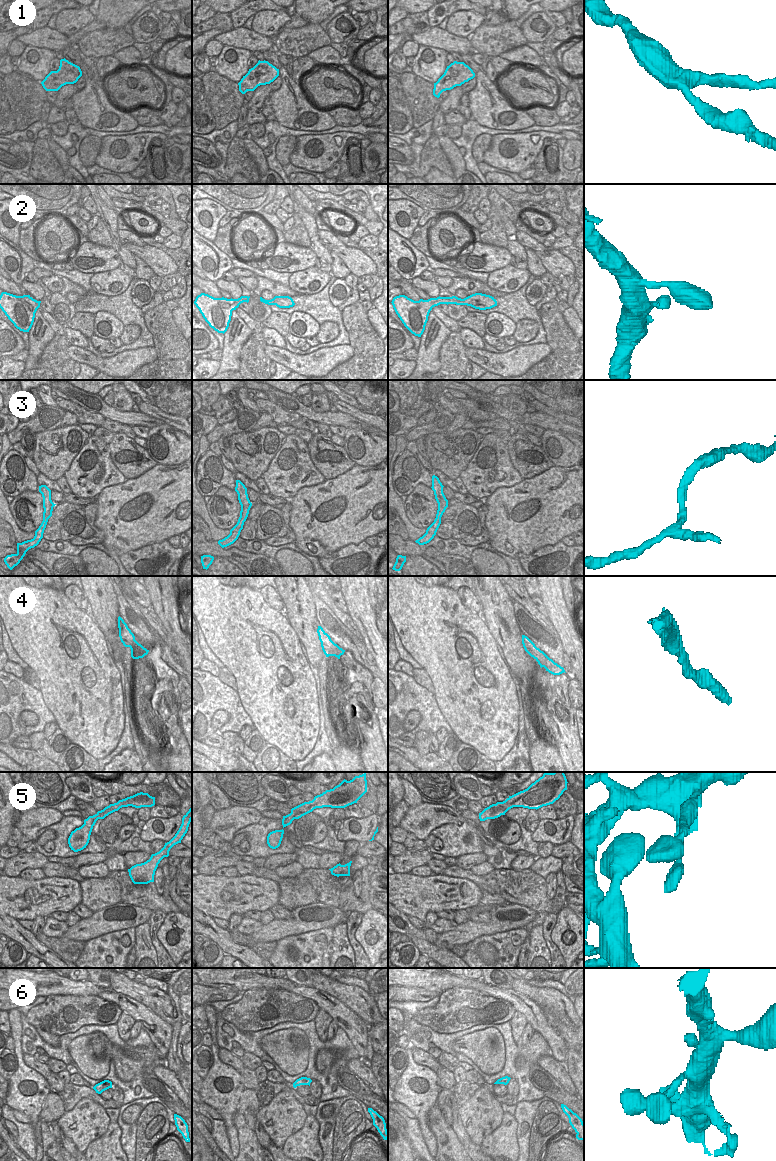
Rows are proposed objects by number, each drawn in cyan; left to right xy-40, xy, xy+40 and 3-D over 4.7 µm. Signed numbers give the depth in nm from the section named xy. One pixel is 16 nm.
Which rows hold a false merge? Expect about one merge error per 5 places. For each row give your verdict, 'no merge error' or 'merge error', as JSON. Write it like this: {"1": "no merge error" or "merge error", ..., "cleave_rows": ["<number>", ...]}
{"1": "no merge error", "2": "no merge error", "3": "no merge error", "4": "no merge error", "5": "no merge error", "6": "no merge error", "cleave_rows": []}

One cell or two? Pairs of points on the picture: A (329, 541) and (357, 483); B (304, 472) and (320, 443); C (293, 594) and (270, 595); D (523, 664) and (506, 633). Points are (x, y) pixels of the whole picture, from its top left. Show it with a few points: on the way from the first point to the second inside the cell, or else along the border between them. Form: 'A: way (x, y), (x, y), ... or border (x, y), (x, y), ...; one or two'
A: way (329, 527), (354, 502), (354, 497); one
B: border (307, 443), (309, 457), (325, 479); two
C: border (276, 590), (284, 605), (283, 611); two
D: way (515, 656), (510, 641); one

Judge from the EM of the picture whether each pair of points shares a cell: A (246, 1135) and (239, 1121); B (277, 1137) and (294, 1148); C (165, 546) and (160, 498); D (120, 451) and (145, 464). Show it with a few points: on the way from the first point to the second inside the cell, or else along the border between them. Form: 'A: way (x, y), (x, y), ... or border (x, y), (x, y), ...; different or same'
A: way (243, 1132), (240, 1124); same
B: border (302, 1127), (287, 1138), (282, 1148); different
C: border (167, 539), (142, 547); different
D: way (127, 458), (128, 462), (135, 463), (138, 466); same

